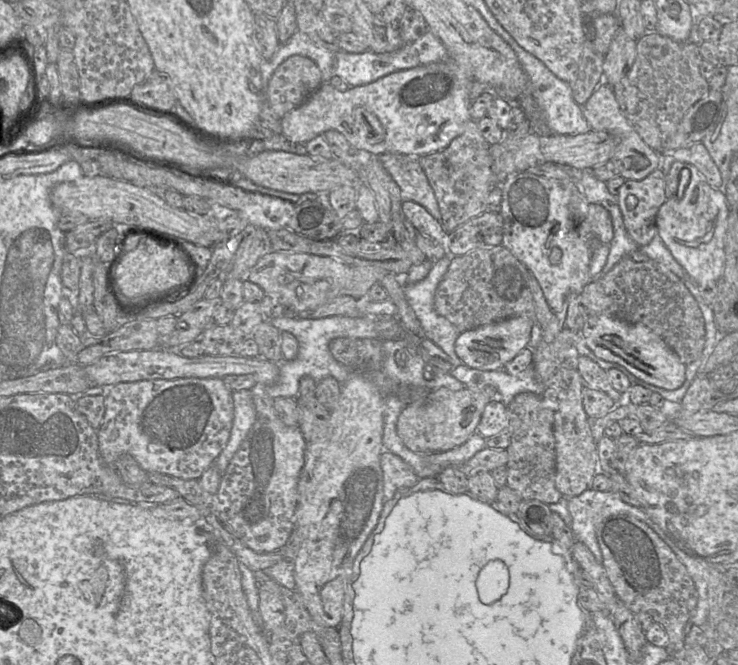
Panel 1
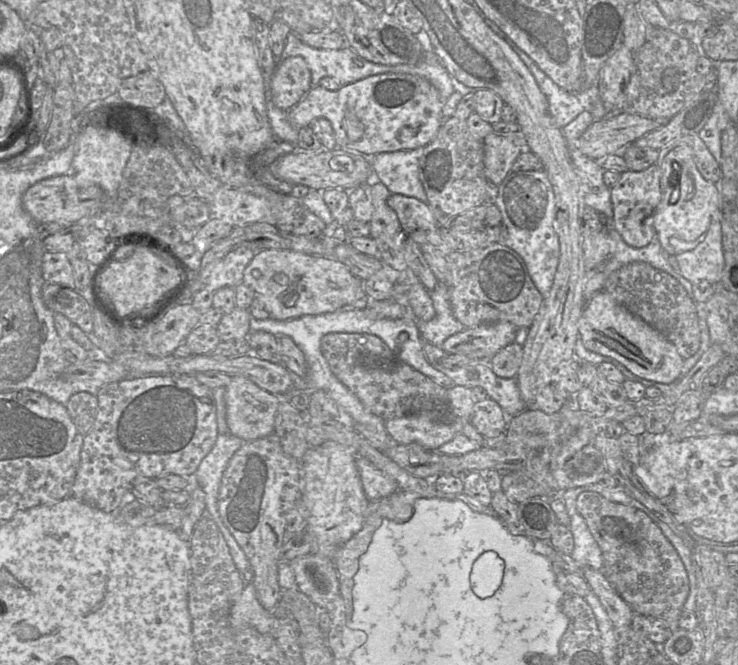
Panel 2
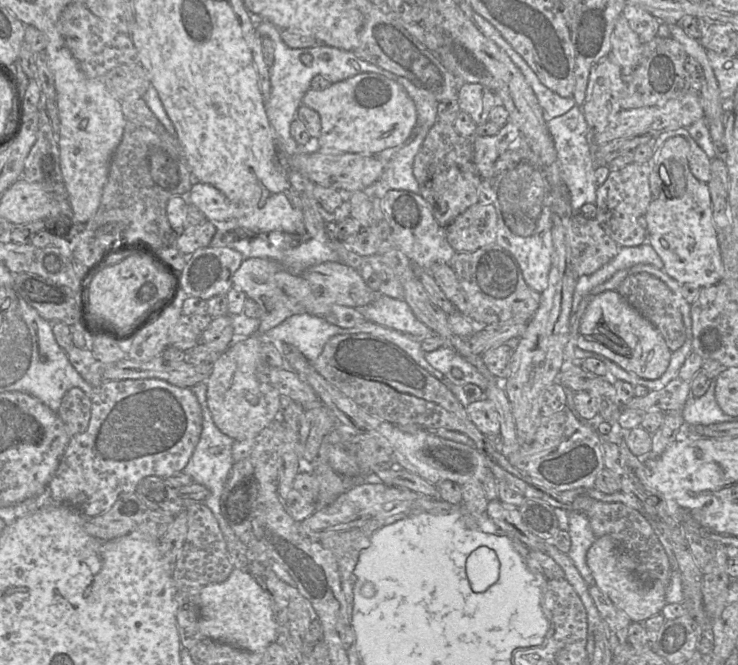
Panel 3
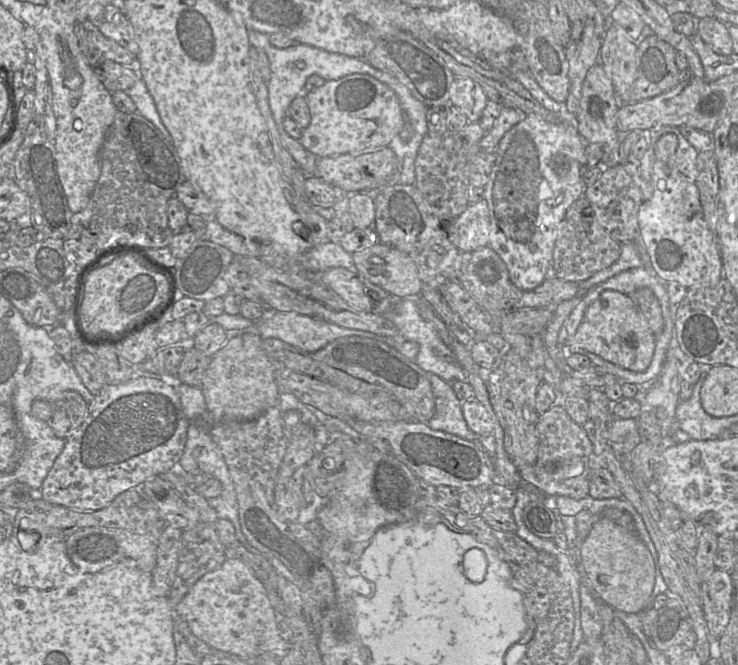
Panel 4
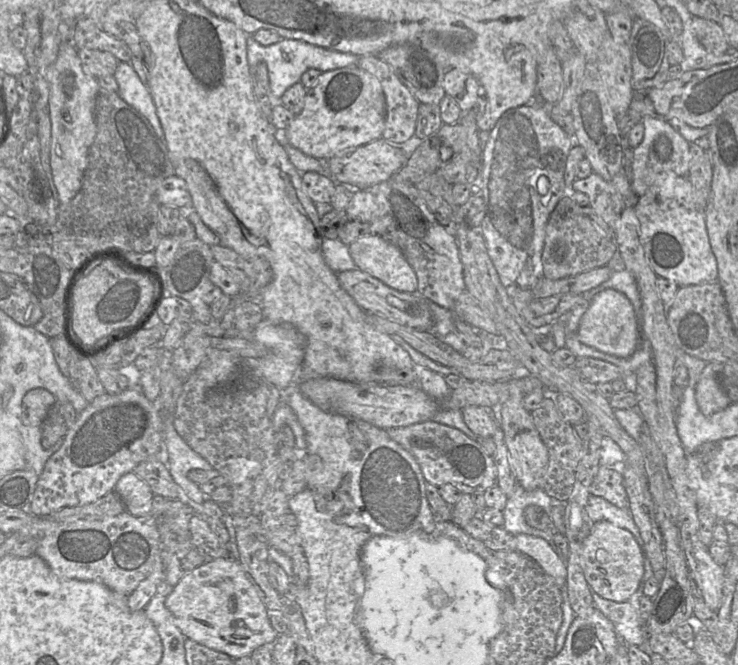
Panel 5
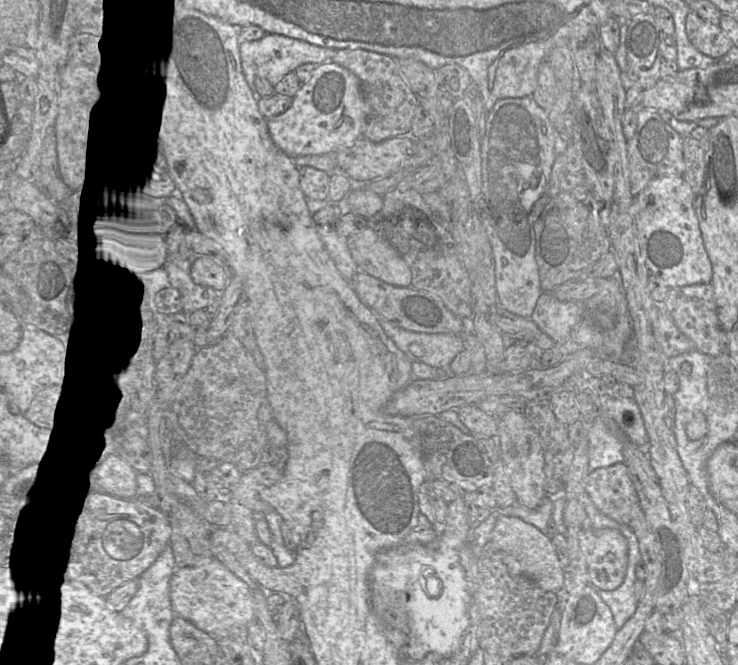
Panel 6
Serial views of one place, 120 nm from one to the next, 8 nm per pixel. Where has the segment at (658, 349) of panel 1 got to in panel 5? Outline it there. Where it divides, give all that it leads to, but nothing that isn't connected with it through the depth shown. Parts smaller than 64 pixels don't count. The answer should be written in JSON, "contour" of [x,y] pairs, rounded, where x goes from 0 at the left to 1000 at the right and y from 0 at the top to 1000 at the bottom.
{"contour":[[[832,435],[809,441],[786,481],[783,508],[789,516],[818,531],[840,538],[854,537],[867,517],[867,486],[848,444]]]}

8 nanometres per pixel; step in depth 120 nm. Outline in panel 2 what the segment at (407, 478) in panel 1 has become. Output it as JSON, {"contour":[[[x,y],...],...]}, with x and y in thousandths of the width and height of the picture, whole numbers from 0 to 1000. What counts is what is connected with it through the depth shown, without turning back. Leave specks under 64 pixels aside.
{"contour":[[[484,689],[482,702],[492,737],[500,753],[515,752],[541,737],[538,726],[533,720],[508,704],[497,690]]]}

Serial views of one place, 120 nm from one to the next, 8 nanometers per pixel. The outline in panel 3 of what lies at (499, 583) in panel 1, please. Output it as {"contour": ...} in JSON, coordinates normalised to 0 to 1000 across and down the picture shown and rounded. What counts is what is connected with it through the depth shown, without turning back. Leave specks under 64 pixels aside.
{"contour":[[[653,821],[638,830],[631,842],[631,865],[645,892],[659,889],[676,869],[678,847],[667,826]]]}

